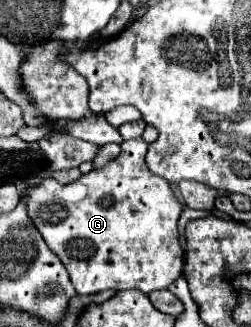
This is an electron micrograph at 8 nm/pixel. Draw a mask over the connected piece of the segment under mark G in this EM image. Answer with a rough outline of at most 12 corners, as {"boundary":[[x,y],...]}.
{"boundary":[[144,139],[44,177],[28,217],[80,295],[182,275],[182,205]]}

